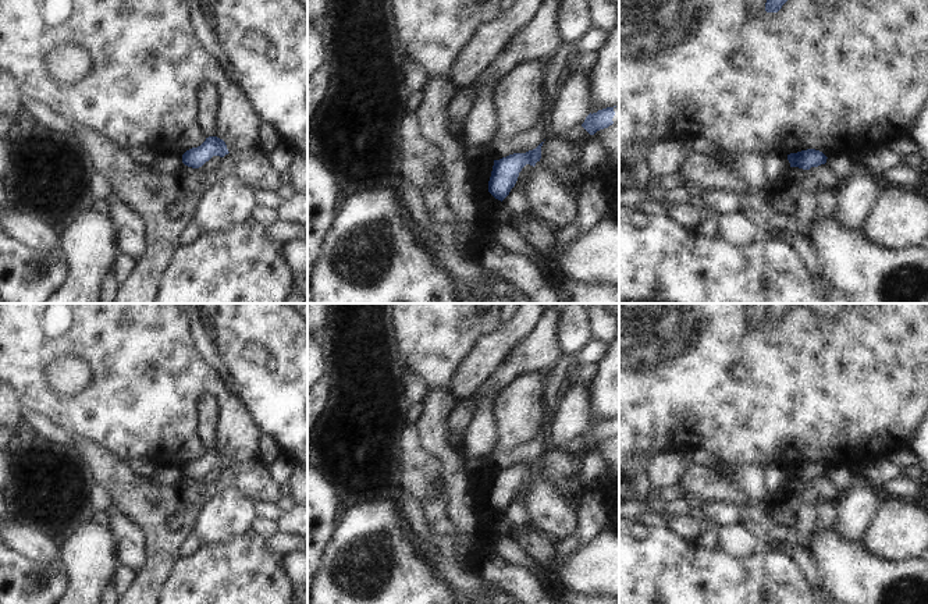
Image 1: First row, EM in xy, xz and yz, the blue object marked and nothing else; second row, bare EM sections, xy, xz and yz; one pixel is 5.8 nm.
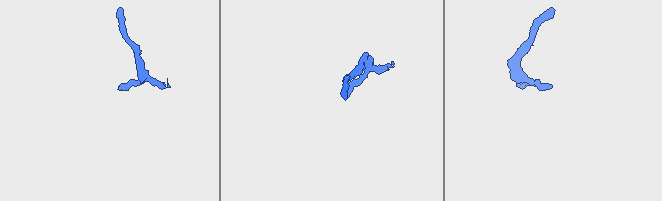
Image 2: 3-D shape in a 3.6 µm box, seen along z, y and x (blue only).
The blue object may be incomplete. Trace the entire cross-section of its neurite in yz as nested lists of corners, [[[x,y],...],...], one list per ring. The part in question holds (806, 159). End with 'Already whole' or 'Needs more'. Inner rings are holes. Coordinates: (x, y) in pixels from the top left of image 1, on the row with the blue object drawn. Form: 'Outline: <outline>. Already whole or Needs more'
Outline: [[[807,149],[797,153],[787,154],[790,167],[799,167],[803,170],[810,170],[811,167],[818,167],[826,163],[826,156],[815,149]]]. Already whole.

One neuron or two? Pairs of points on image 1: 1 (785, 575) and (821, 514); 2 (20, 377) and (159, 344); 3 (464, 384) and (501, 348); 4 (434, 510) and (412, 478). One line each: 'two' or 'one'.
1: two
2: one
3: one
4: two

